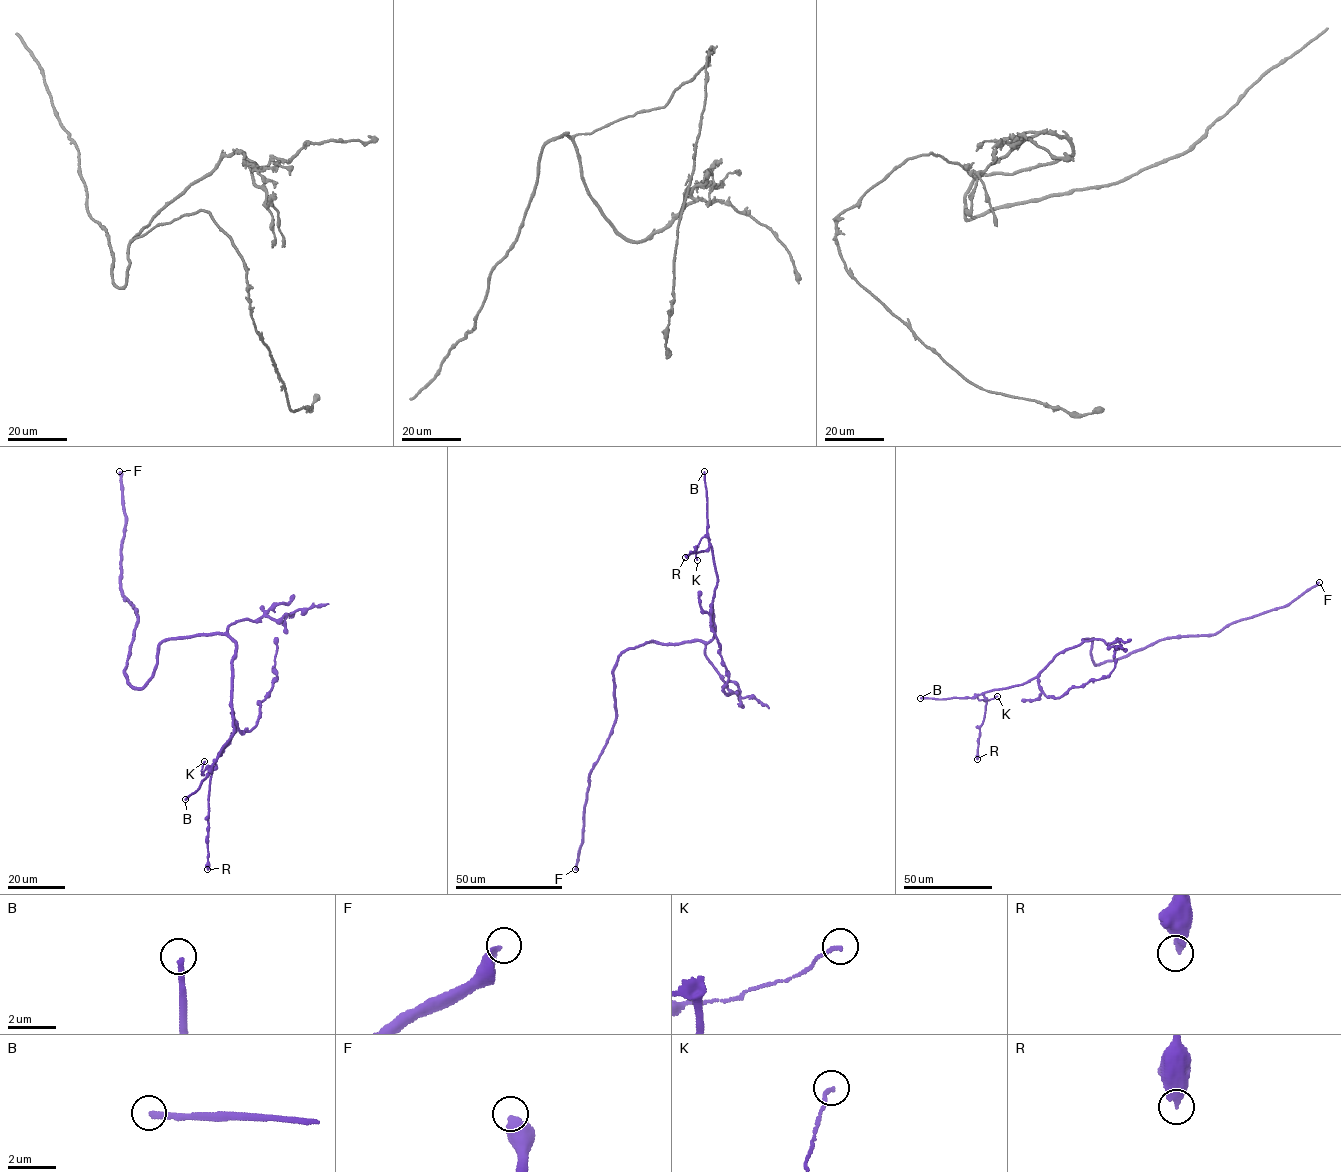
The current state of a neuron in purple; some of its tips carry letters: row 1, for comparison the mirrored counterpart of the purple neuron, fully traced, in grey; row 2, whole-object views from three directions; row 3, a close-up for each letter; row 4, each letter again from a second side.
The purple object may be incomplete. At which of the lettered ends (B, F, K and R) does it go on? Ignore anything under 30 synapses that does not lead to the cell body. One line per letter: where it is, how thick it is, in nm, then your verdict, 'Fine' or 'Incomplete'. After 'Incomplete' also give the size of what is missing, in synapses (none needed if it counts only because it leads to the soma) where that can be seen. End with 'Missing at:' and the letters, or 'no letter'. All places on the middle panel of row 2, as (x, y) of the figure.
B: Place: (704, 471). Thickness 260 nm. Incomplete. Roughly 50 synapses
F: Place: (575, 869). Thickness 340 nm. Fine
K: Place: (697, 560). Thickness 150 nm. Fine
R: Place: (685, 557). Thickness 440 nm. Fine
Missing at: B

